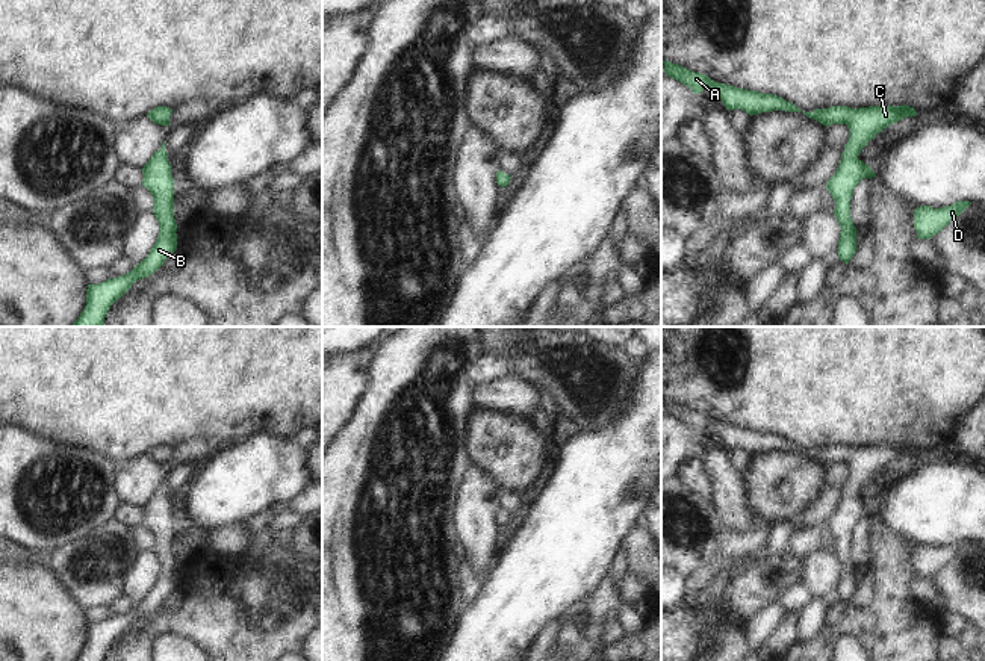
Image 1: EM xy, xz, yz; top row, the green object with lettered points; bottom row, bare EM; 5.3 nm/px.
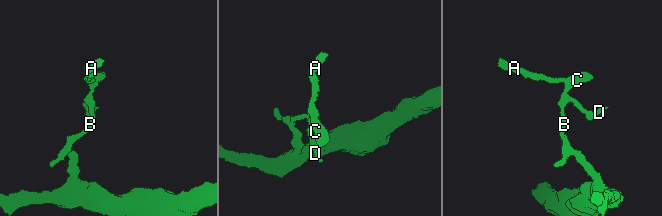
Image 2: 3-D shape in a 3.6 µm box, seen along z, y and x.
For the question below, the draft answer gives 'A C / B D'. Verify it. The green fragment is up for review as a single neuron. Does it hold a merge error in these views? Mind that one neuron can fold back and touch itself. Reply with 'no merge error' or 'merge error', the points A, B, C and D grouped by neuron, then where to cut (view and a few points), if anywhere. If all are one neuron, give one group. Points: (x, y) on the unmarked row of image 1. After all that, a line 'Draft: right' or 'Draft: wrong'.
no merge error | A B C D | no cut
Draft: wrong

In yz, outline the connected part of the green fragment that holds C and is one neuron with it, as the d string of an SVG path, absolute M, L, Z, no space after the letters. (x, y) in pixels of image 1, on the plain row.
M831 445L802 451L808 457L823 464L846 463L849 466L849 479L841 492L840 504L835 513L828 519L826 528L835 540L834 554L841 566L838 579L838 596L846 604L856 591L856 566L850 557L850 537L853 528L862 517L876 516L868 502L858 498L861 489L868 479L875 478L888 464L906 457L915 455L914 446L903 445L868 445L852 448L849 445Z

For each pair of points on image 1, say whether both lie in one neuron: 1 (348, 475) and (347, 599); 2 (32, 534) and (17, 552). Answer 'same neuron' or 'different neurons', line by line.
1: same neuron
2: different neurons

